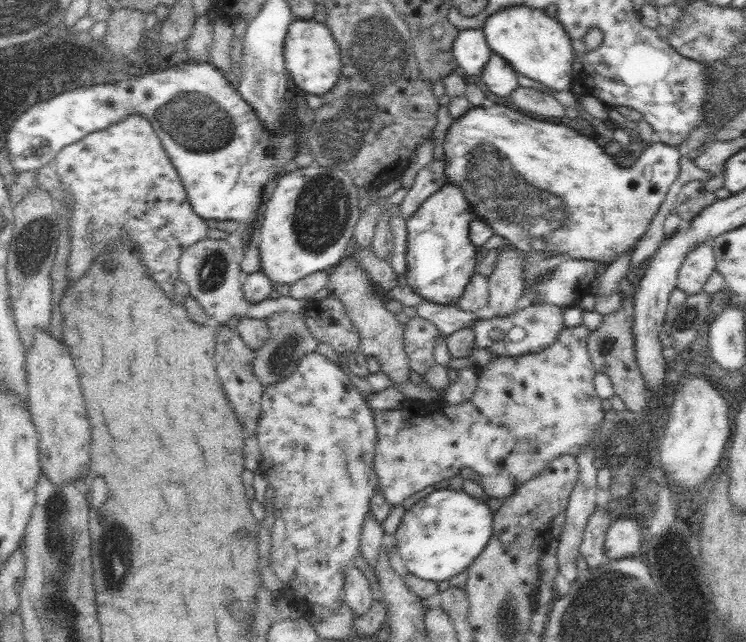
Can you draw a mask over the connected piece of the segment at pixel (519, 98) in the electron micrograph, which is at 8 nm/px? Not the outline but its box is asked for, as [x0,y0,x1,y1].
[512,87,564,116]

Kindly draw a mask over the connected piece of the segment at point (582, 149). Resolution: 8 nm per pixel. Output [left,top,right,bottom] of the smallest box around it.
[444,104,680,266]

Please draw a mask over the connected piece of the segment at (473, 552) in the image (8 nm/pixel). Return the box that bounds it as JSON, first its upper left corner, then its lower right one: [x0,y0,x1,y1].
[394,489,493,584]

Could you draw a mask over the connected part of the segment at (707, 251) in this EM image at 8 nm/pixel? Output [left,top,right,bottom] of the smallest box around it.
[677,240,716,295]

